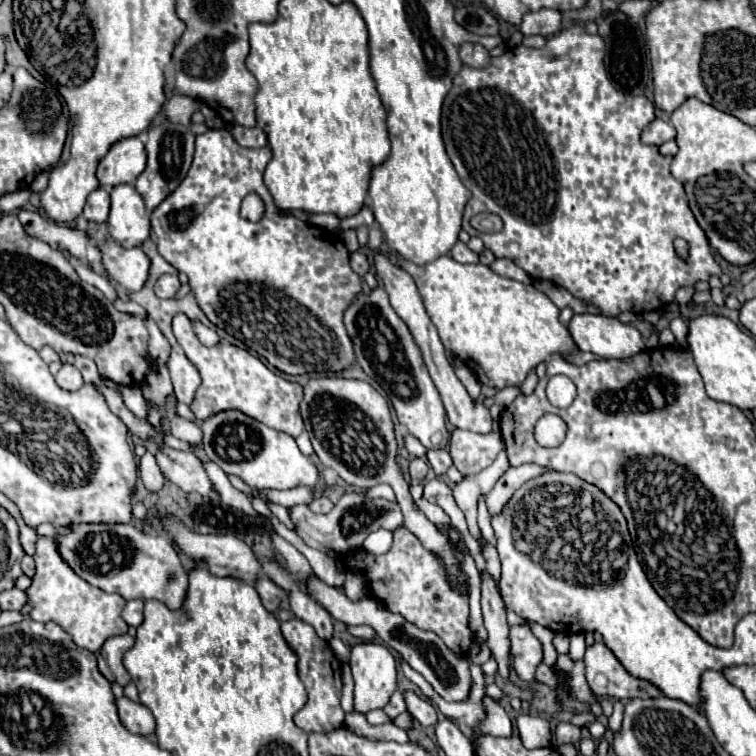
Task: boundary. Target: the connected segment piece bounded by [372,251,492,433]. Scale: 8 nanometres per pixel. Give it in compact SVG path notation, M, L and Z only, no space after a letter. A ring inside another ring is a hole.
M372 251L372 261L374 261L374 267L376 267L376 275L384 281L384 287L386 287L386 293L390 297L390 305L394 307L394 311L402 317L402 321L408 325L416 345L420 347L422 351L422 357L424 357L424 363L428 367L428 373L442 397L442 403L444 403L444 409L448 413L448 419L454 427L458 429L466 429L466 431L472 431L472 433L490 433L492 431L492 417L490 417L490 409L482 403L482 401L476 401L468 395L468 391L464 389L464 385L458 381L458 377L454 375L454 369L446 357L446 351L442 347L442 341L436 333L436 327L432 325L428 313L424 311L424 305L422 305L422 299L418 295L418 289L412 281L412 277L398 269L394 263L390 263L390 259L386 255L382 255L380 251Z

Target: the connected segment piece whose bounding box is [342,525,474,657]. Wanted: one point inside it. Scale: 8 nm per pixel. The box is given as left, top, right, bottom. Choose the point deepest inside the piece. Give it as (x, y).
(410, 580)

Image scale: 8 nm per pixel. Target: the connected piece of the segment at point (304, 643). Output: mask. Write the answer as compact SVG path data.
M296 617L282 623L282 633L284 633L288 645L300 657L298 675L300 675L306 691L308 691L308 701L294 715L294 723L300 729L304 729L306 733L312 733L312 731L326 733L326 731L334 731L334 729L344 727L344 711L340 707L340 697L342 697L342 669L340 667L342 665L340 665L338 657L332 653L330 645L316 635L312 625L308 625Z

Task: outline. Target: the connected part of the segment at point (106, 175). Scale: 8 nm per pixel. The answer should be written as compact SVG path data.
M128 137L112 145L108 155L100 161L96 177L102 187L116 187L134 183L146 167L146 149L138 137Z

